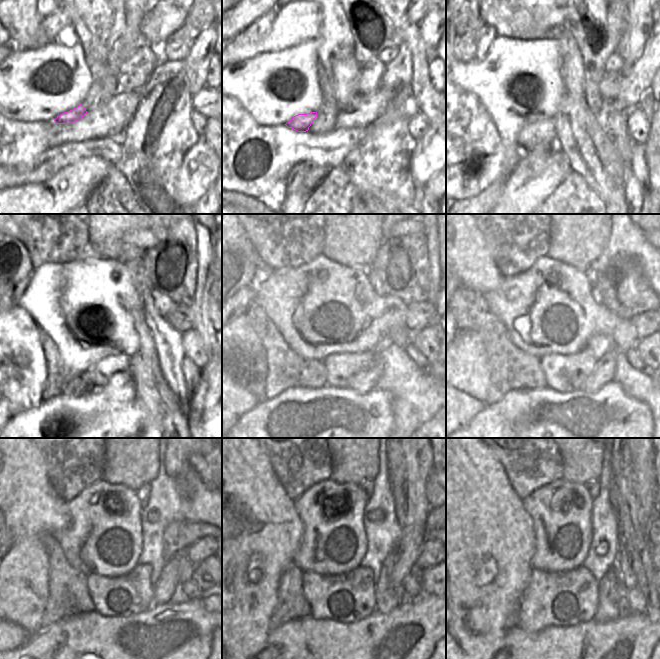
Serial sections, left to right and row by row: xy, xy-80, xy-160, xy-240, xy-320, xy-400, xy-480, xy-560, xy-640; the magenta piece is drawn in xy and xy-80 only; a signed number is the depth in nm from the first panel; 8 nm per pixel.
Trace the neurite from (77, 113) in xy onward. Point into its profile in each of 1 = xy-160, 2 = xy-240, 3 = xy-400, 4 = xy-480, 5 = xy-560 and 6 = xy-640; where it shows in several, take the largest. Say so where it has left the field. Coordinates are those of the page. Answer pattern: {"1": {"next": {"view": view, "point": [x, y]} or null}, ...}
{"1": {"next": {"view": "xy-160", "point": [541, 136]}}, "2": {"next": {"view": "xy-240", "point": [58, 380]}}, "3": {"next": {"view": "xy-400", "point": [511, 368]}}, "4": {"next": {"view": "xy-480", "point": [68, 595]}}, "5": {"next": {"view": "xy-560", "point": [291, 605]}}, "6": {"next": {"view": "xy-640", "point": [513, 617]}}}

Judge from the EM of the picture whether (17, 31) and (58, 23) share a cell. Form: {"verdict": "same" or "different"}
{"verdict": "same"}

